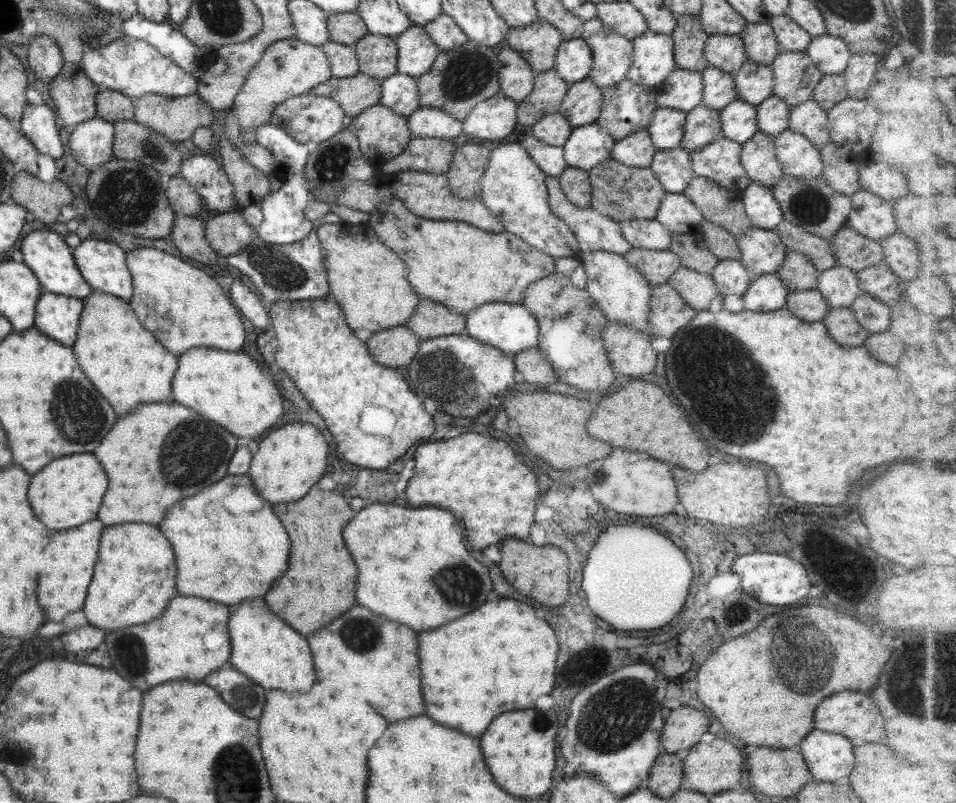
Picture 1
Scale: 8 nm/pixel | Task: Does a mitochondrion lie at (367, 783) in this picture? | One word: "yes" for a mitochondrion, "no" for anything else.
no

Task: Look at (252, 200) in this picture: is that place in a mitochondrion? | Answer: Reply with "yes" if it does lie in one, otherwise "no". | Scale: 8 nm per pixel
no

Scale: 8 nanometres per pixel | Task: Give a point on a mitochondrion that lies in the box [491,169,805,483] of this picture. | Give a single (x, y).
(759, 411)

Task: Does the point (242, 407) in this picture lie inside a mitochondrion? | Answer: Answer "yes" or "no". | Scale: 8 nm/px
no

